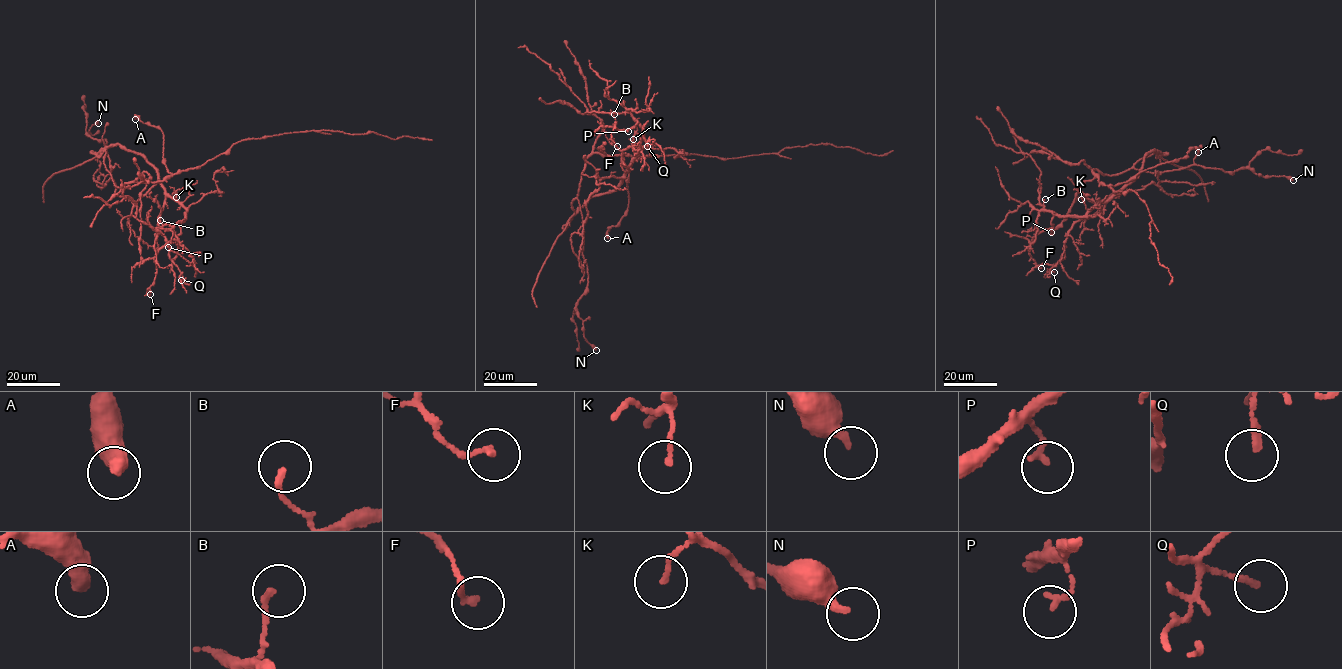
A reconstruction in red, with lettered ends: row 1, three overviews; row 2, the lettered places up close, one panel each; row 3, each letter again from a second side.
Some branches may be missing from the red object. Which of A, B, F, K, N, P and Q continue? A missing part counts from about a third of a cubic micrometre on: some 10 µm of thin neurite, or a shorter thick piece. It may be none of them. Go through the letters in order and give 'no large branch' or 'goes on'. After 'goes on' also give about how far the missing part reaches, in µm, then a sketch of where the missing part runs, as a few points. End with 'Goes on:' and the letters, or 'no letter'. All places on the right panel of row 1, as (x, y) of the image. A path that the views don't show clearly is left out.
A: no large branch
B: no large branch
F: no large branch
K: no large branch
N: no large branch
P: no large branch
Q: no large branch
Goes on: no letter

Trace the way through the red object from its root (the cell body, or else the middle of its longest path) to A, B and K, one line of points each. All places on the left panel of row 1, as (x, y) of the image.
A: (113, 181), (119, 188), (173, 175), (165, 164), (160, 128), (135, 119)
B: (113, 181), (104, 164), (106, 149), (118, 144), (139, 153), (169, 196), (187, 212), (173, 226), (160, 220)
K: (113, 181), (103, 157), (118, 144), (139, 153), (167, 195), (176, 197)

